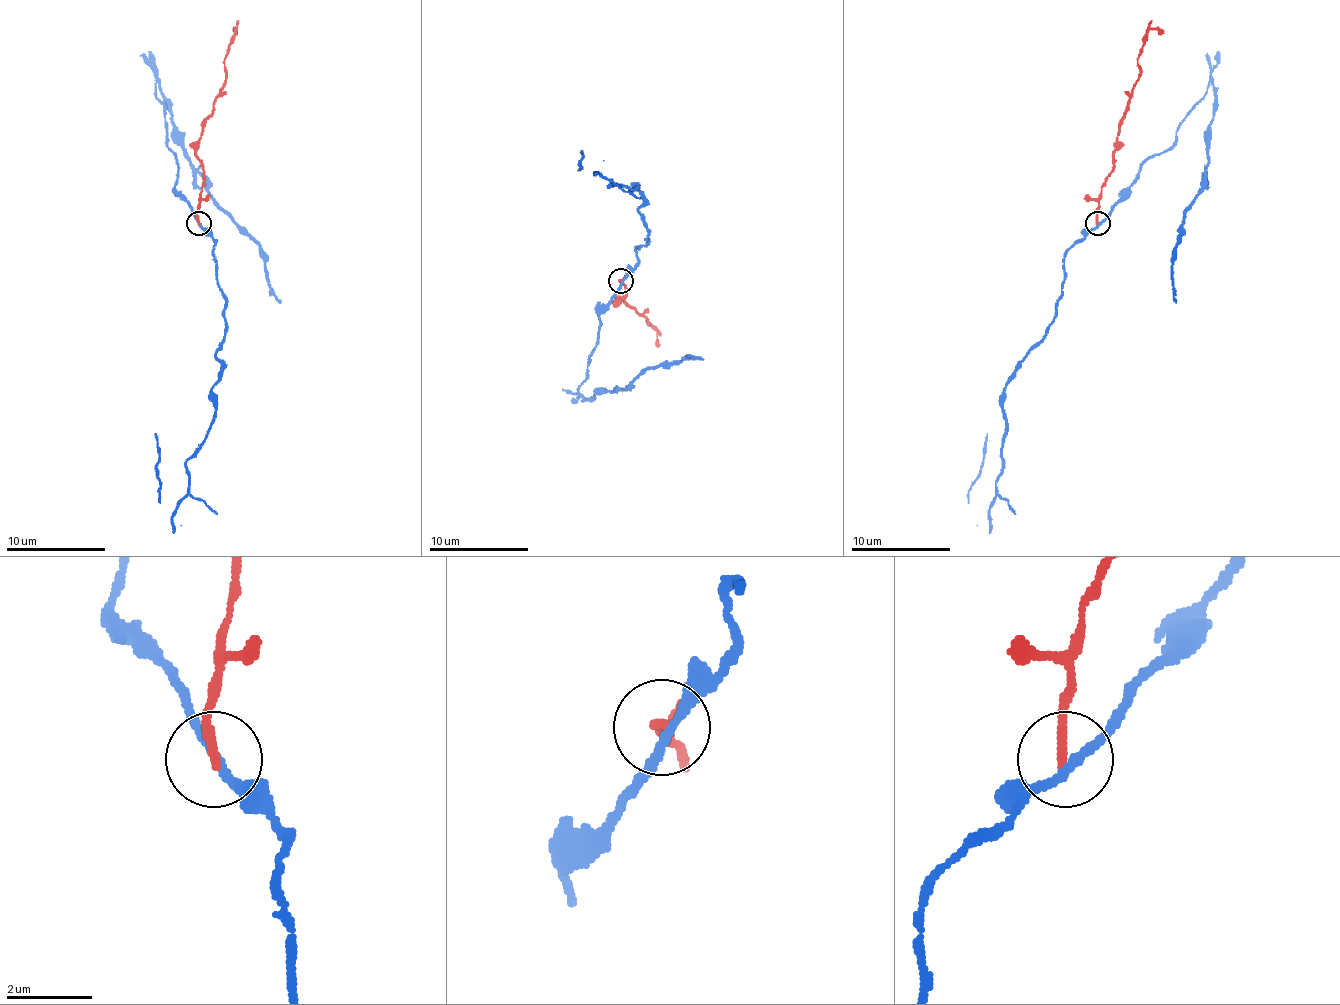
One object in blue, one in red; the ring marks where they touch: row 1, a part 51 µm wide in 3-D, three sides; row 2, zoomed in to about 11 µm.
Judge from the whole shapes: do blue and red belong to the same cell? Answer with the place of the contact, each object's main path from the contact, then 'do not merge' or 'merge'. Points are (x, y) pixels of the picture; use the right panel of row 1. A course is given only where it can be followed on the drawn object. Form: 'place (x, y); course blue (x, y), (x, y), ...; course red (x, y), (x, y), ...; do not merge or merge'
place (1097, 223); course blue (1098, 224), (1145, 162), (1175, 142), (1178, 124), (1210, 85), (1215, 102), (1207, 167), (1175, 246), (1175, 303); course red (1098, 224), (1100, 186), (1113, 169), (1113, 142), (1138, 80), (1138, 55), (1143, 37), (1150, 30), (1163, 32); do not merge

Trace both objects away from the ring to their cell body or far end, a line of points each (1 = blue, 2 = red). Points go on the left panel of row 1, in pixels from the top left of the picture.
1: (198, 224), (175, 189), (178, 162), (155, 85), (175, 142), (205, 191), (260, 246), (270, 293), (280, 303)
2: (198, 224), (203, 169), (195, 142), (225, 80), (225, 55), (230, 37), (235, 30), (237, 32)

